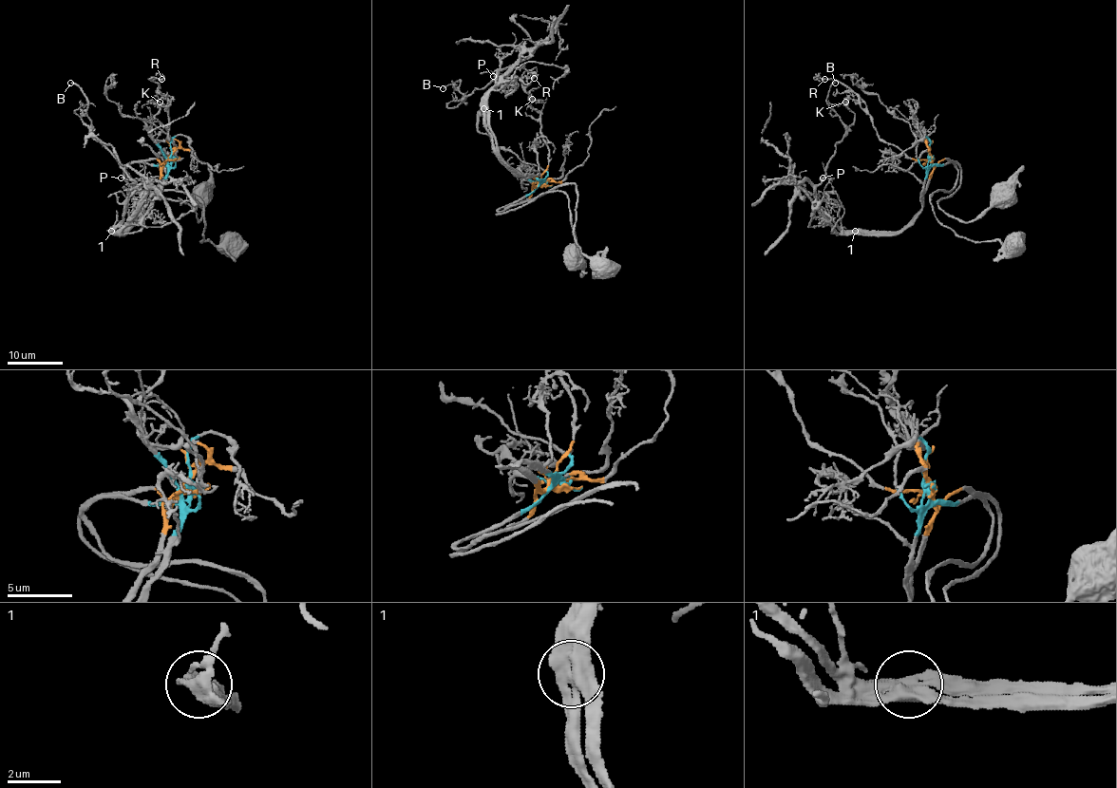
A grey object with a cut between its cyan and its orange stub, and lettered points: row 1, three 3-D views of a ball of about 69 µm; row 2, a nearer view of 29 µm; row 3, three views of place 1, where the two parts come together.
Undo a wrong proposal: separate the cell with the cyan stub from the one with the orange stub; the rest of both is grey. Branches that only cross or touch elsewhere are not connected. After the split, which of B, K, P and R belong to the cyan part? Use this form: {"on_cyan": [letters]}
{"on_cyan": []}

